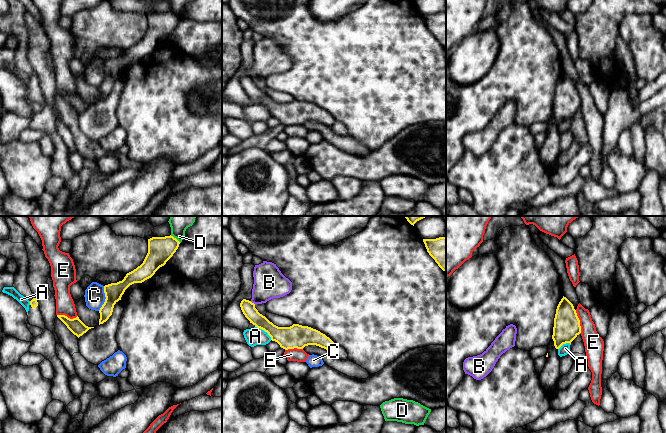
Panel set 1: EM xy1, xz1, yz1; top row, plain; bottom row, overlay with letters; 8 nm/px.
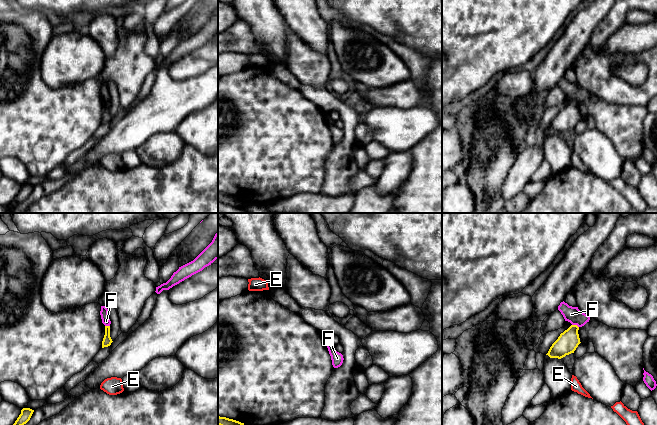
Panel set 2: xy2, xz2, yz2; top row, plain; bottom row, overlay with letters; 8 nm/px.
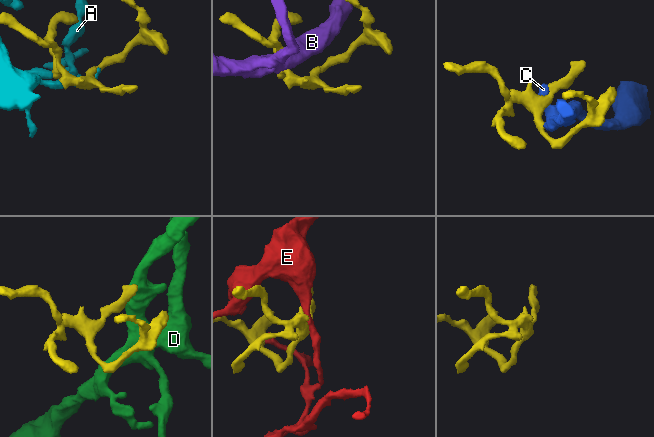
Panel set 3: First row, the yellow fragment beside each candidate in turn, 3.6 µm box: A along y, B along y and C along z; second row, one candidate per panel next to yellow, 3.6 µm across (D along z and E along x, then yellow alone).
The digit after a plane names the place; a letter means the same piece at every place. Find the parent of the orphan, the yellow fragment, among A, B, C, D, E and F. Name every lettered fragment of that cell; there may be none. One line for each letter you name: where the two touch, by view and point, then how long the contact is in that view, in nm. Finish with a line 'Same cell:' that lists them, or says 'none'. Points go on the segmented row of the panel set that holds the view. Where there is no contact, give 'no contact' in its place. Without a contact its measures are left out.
Same cell: none

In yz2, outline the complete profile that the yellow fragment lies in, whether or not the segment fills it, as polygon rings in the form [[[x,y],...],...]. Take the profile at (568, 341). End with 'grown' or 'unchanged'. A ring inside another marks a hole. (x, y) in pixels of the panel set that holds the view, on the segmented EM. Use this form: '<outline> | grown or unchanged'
[[[571,325],[567,330],[560,334],[546,355],[550,358],[561,359],[566,355],[574,353],[578,345],[581,343],[578,330],[579,327],[577,325]]] | unchanged

